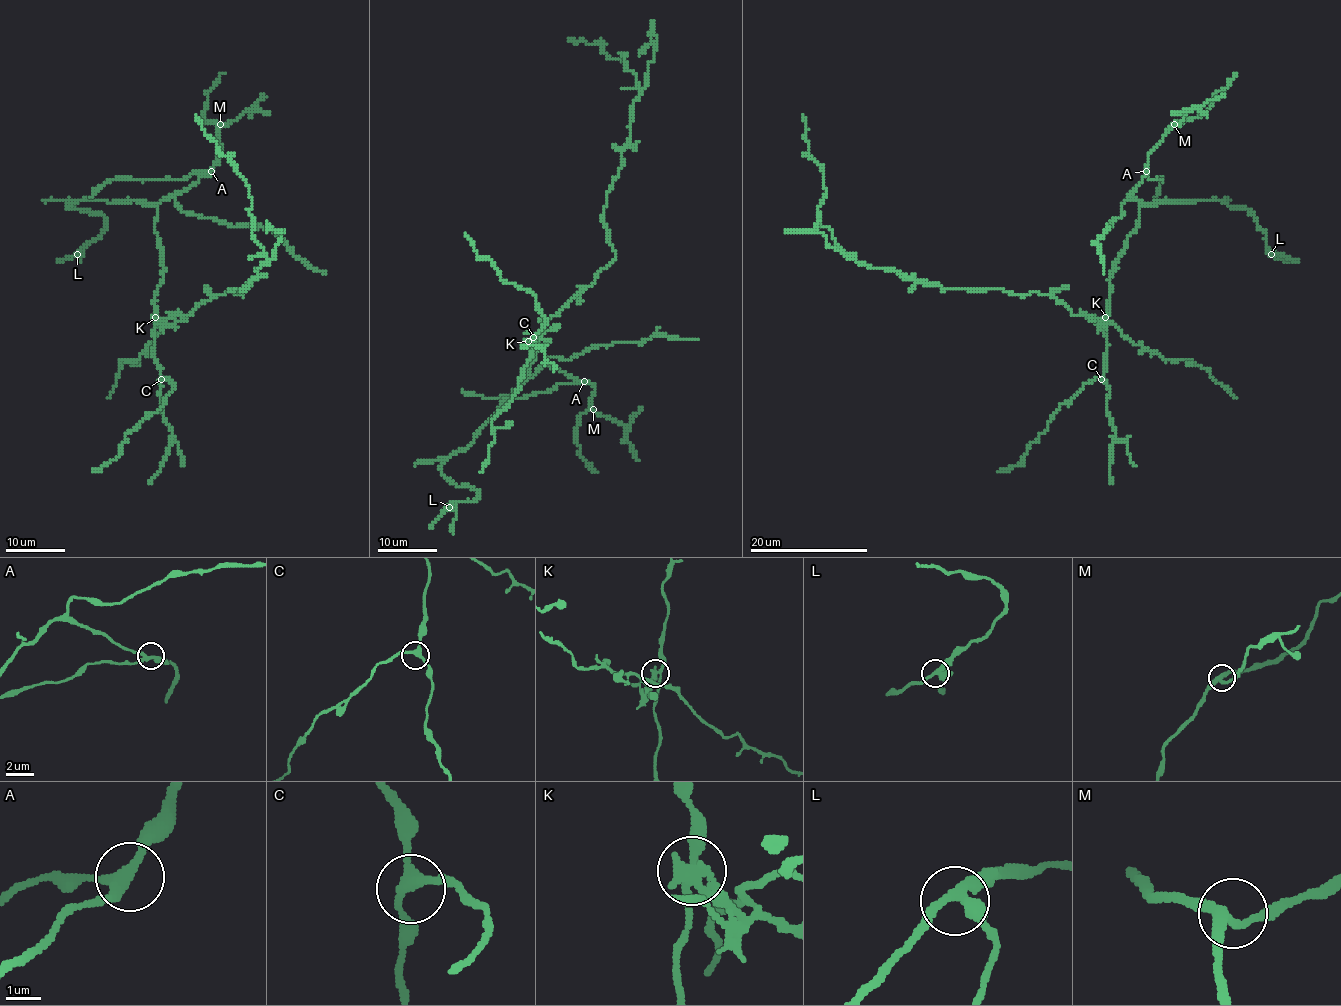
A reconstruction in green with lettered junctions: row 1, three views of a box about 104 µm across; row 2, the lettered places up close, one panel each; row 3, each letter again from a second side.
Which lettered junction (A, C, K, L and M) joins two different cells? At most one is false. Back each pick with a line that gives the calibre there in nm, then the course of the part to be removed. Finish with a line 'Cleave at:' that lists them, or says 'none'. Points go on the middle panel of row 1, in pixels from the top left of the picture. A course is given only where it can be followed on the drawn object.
K: Thickness 280 nm. Course of the part to remove: (528, 341), (616, 257), (603, 210), (640, 93), (625, 54), (621, 61), (598, 43), (569, 39)
Cleave at: K

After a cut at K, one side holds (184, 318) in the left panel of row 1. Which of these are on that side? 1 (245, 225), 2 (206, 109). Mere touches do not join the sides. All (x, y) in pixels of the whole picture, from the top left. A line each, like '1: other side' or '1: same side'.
1: other side
2: other side

